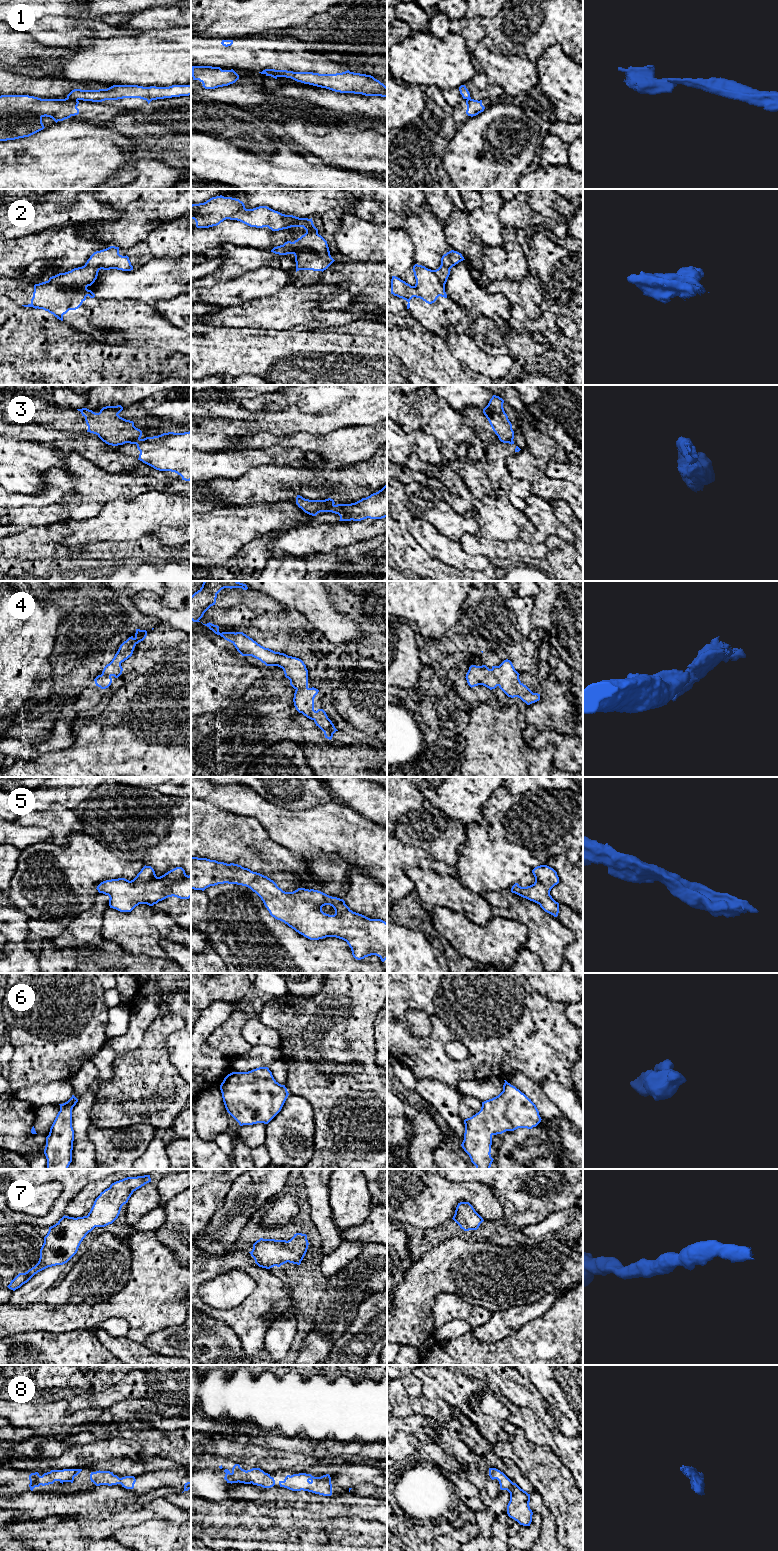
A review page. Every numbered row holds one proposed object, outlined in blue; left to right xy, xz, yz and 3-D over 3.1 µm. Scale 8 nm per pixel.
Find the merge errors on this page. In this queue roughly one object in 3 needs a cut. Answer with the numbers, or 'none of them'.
1, 3

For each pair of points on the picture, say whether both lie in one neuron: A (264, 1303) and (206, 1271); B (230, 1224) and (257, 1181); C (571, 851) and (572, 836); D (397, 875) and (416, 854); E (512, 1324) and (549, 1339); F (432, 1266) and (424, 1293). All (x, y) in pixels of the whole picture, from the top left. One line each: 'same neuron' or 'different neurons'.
A: same neuron
B: same neuron
C: same neuron
D: same neuron
E: different neurons
F: same neuron

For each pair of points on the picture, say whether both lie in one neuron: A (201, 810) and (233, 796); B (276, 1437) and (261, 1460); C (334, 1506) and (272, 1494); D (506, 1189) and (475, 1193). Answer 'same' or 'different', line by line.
A: different
B: different
C: same
D: different

